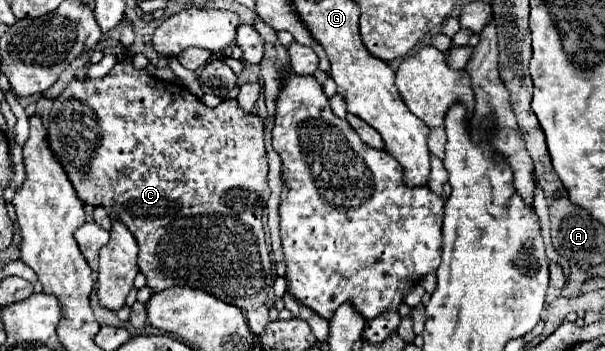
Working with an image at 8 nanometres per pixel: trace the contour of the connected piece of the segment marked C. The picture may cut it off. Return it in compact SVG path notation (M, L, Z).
M130 59L116 63L110 73L102 79L74 79L62 93L60 97L54 99L50 119L48 119L48 145L54 153L56 159L60 159L70 183L74 185L78 199L84 205L94 205L94 207L104 207L108 211L108 217L112 221L122 221L130 233L136 237L140 245L138 253L138 267L148 279L148 287L154 291L164 291L174 285L184 285L192 289L202 289L214 297L218 297L224 303L236 305L246 313L246 319L252 327L252 333L262 335L266 329L268 319L268 307L266 307L266 295L274 285L272 277L272 261L270 261L270 251L264 241L264 231L262 231L262 211L264 205L270 197L268 189L268 157L264 149L264 125L258 115L244 113L238 105L236 99L226 99L222 101L216 109L206 107L200 103L196 95L192 95L184 85L178 83L162 83L156 77L148 75L144 69L138 71L132 67Z

